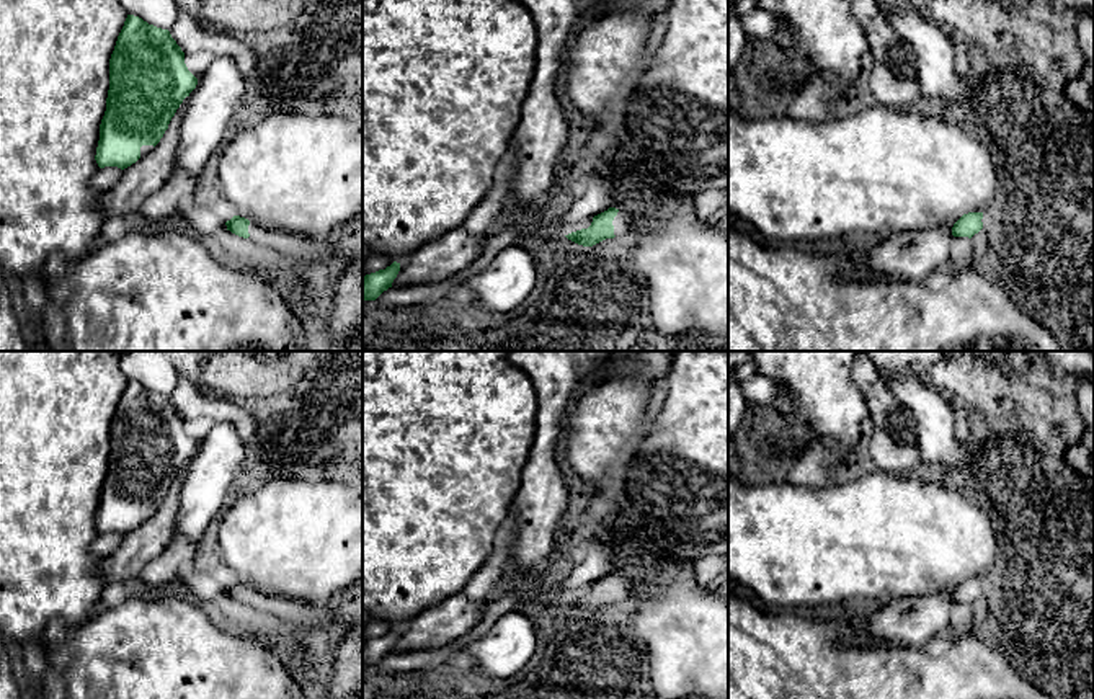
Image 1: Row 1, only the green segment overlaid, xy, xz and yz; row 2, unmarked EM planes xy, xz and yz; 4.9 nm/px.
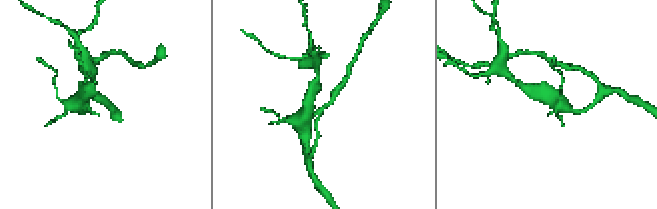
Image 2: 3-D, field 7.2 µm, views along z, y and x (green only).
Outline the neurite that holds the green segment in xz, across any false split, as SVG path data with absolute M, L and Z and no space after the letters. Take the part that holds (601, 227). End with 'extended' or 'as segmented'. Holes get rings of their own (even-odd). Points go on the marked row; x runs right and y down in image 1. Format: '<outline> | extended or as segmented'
M609 207L594 216L588 229L571 232L565 237L578 245L593 247L606 238L630 235L632 229L634 217L627 211Z | extended

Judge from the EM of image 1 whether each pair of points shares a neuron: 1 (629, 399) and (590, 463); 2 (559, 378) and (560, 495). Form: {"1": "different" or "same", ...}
{"1": "same", "2": "same"}

